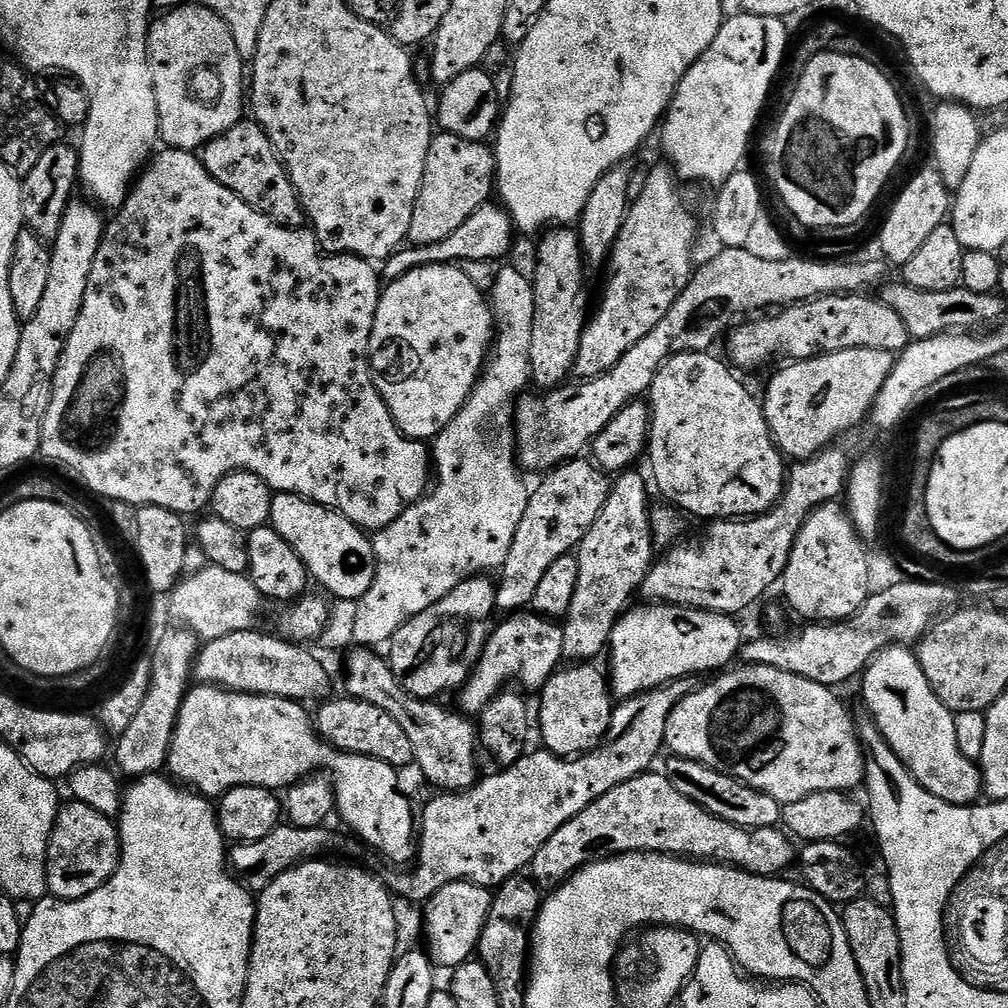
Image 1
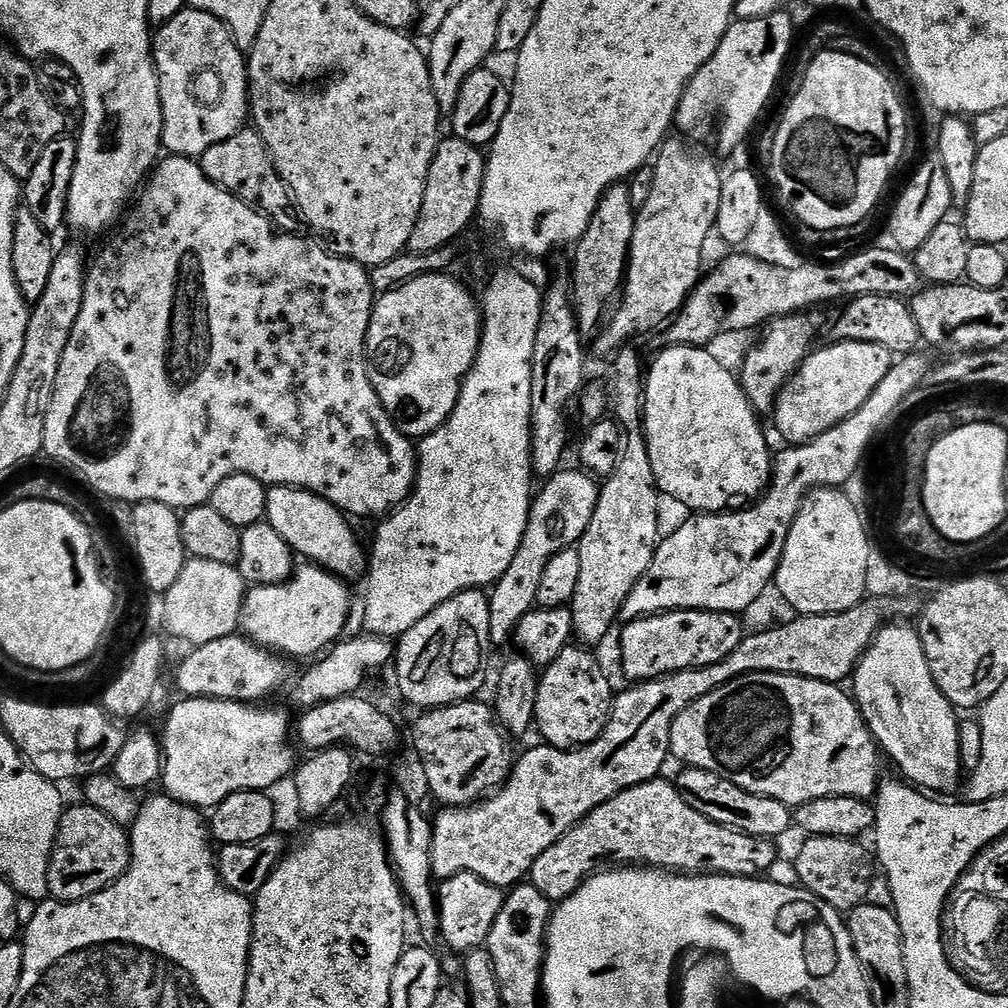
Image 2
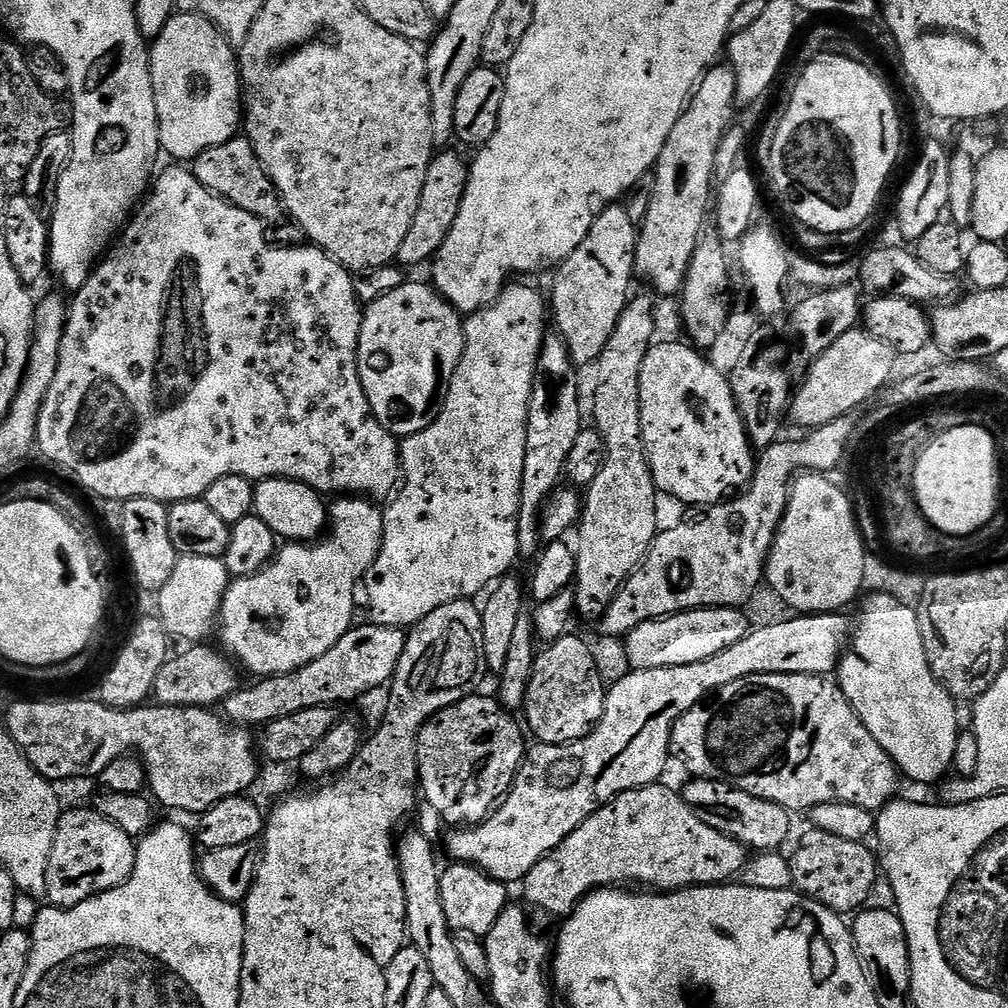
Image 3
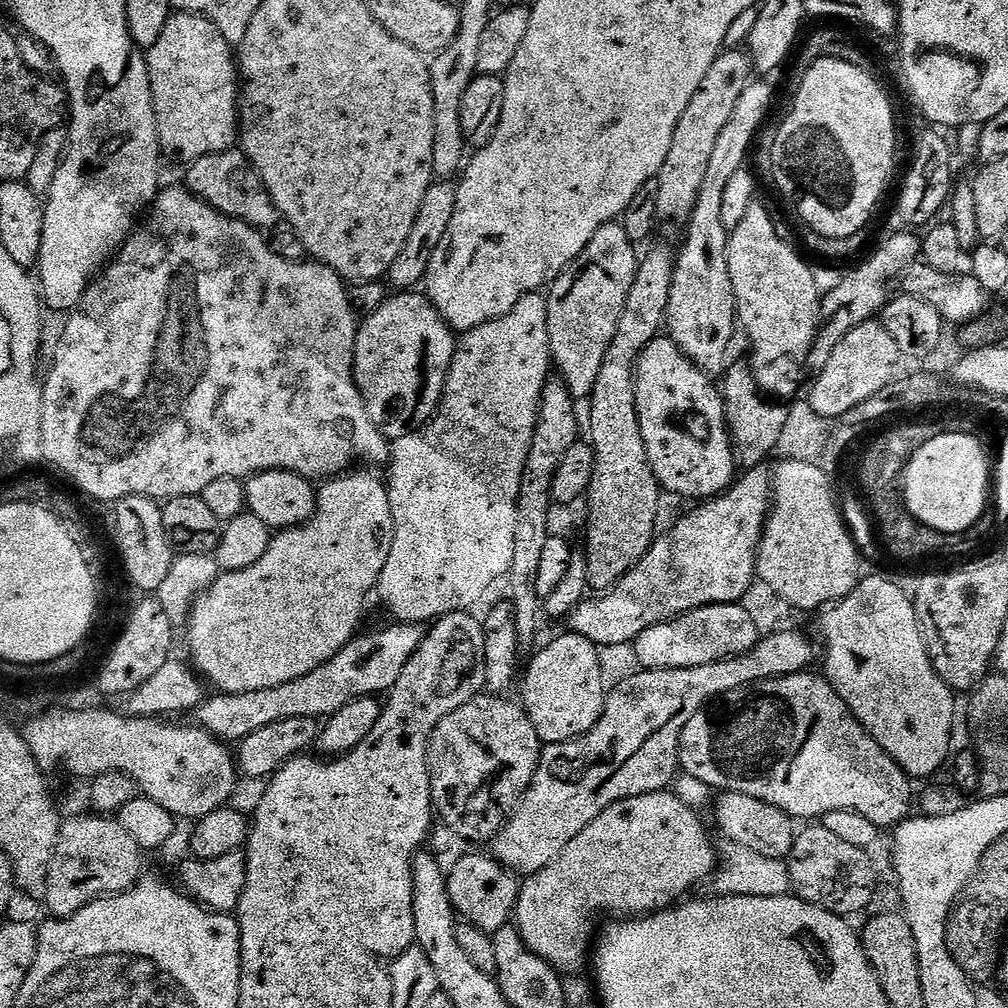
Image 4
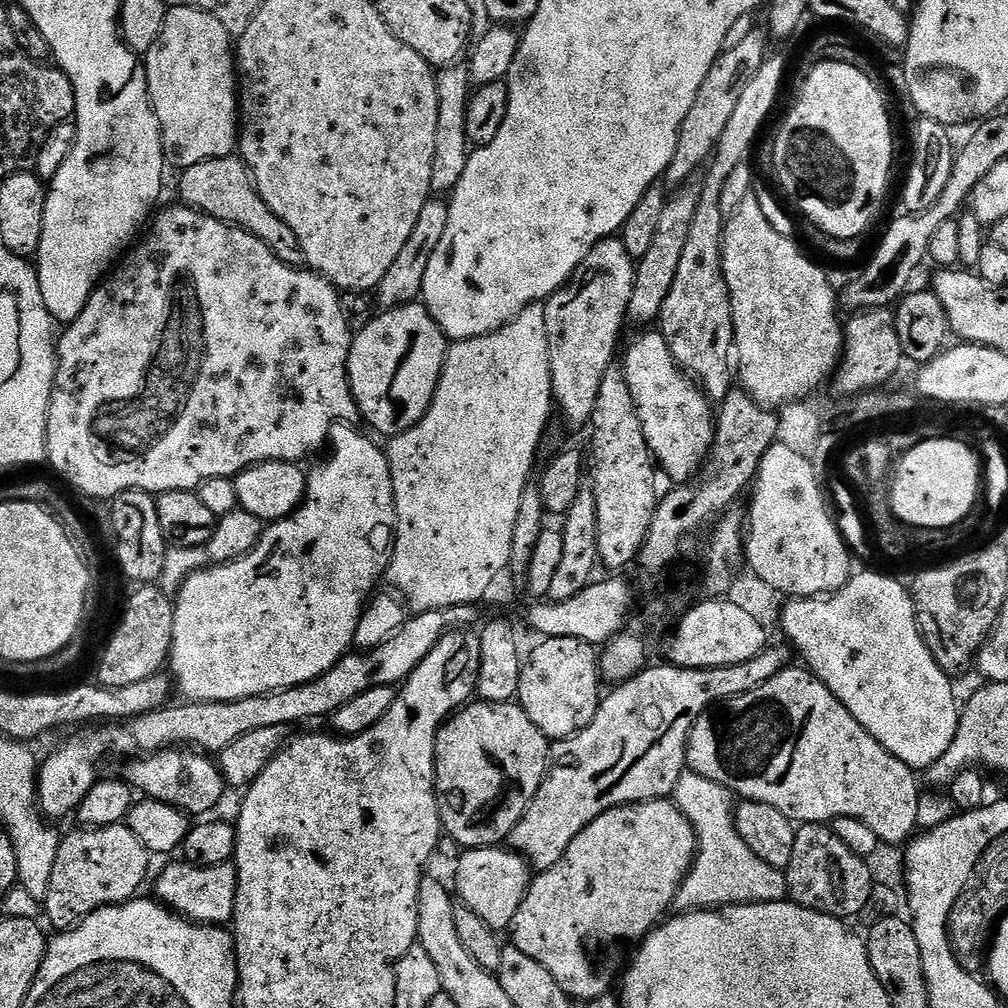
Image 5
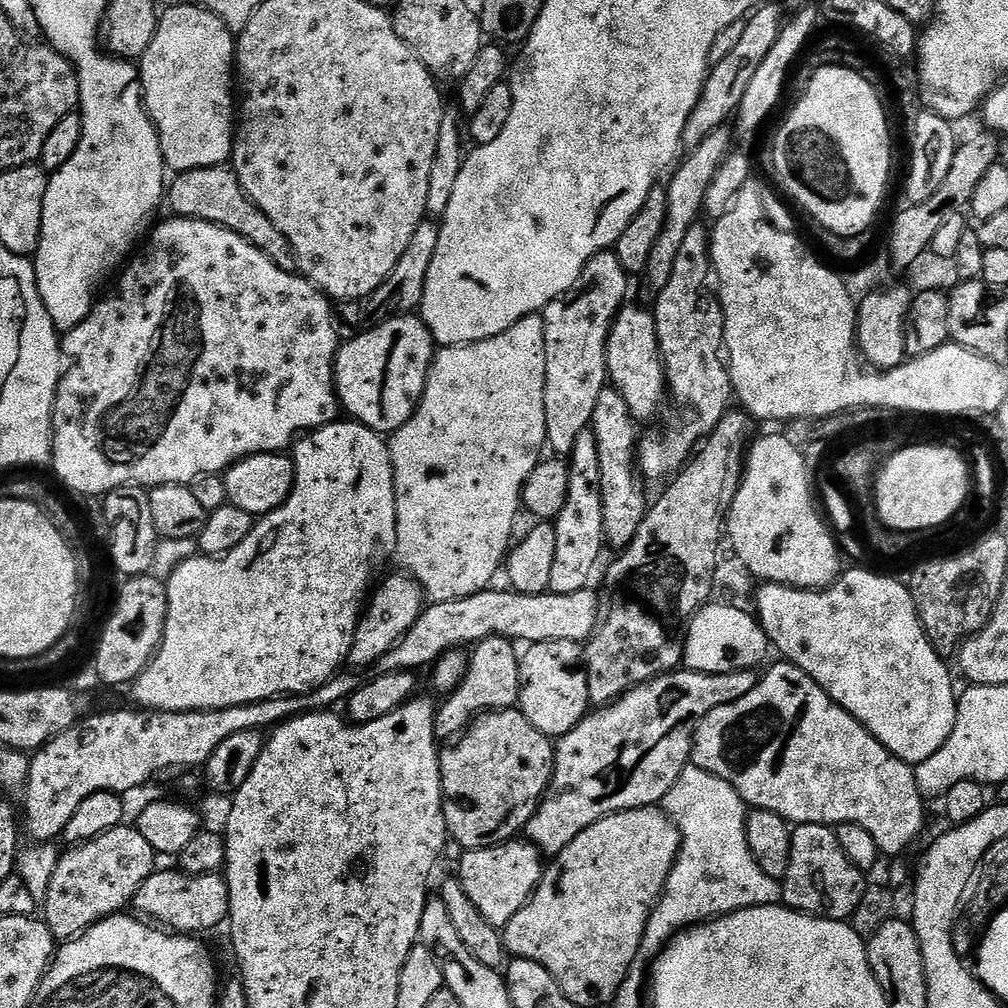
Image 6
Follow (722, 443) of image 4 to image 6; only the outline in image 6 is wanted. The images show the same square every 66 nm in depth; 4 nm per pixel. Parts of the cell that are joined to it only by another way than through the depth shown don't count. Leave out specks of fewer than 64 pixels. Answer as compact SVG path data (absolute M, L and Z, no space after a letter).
M625 303L612 324L606 346L606 366L611 387L626 398L626 406L630 406L632 417L644 422L659 414L660 399L668 392L668 378L664 375L664 359L660 357L655 315L649 309L647 312L632 303Z

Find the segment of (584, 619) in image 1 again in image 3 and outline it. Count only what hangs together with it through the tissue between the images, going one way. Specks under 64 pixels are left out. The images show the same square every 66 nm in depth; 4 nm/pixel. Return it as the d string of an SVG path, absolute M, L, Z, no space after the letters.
M633 295L628 305L622 310L622 318L618 318L618 326L614 326L614 334L610 334L610 342L606 342L606 350L596 359L596 389L592 392L592 416L594 427L604 439L604 465L598 470L598 478L586 485L582 496L582 511L575 533L576 578L574 591L576 594L576 616L599 621L604 611L614 602L618 590L623 588L631 578L637 566L646 558L650 546L656 541L656 484L652 481L652 471L644 453L642 438L642 402L640 401L640 379L642 378L642 362L646 362L646 354L653 346L656 336L656 308L648 296Z

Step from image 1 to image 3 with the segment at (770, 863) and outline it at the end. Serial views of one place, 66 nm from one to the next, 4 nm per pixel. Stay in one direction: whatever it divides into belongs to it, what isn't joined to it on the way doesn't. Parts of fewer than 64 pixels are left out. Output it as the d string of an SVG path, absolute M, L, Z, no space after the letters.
M664 782L647 784L645 788L635 788L634 790L626 790L622 794L618 794L606 806L602 806L594 814L590 814L590 818L586 818L586 822L582 822L582 826L578 826L578 830L574 830L574 834L570 834L563 842L558 845L553 852L546 854L546 858L542 858L542 862L538 862L538 866L534 866L534 870L530 870L530 874L522 881L524 888L524 896L536 908L541 908L548 916L560 916L559 918L567 918L571 916L585 896L589 896L591 892L597 888L614 888L617 886L643 886L648 890L659 890L661 893L674 892L681 888L698 888L702 884L726 884L735 881L737 877L743 873L744 867L750 859L749 849L739 844L734 838L730 838L726 834L722 834L718 830L714 830L714 826L710 826L706 822L702 822L702 818L690 805L685 802L683 795L679 791L676 792L672 788L667 788Z

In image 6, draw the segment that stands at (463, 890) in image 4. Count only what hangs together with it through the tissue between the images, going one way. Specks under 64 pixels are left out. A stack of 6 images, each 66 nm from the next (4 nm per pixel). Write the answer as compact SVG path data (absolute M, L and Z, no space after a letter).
M517 838L489 848L473 848L465 851L463 855L458 873L462 890L466 890L470 902L478 906L478 911L482 913L482 918L486 918L486 922L503 929L510 922L510 918L514 918L514 914L518 914L518 910L528 904L544 876L545 865L540 864L540 849L528 843L527 839Z

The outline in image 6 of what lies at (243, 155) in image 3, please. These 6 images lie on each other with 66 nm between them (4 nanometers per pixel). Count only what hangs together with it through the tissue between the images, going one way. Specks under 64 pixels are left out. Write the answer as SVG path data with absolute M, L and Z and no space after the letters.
M231 167L175 173L166 188L166 204L173 208L171 211L177 216L205 220L234 230L234 234L246 238L246 242L262 250L262 254L266 254L266 258L270 258L270 262L274 262L282 270L297 271L296 255L286 234L282 234L282 230L278 230L278 226L274 226L274 222L270 222L270 218L266 218L266 214L262 214L258 205L244 193L244 187L238 182Z

